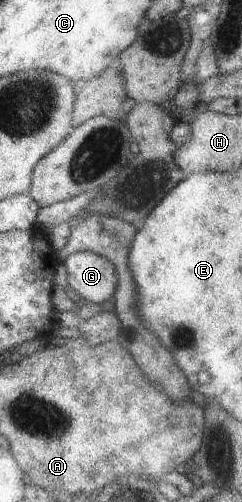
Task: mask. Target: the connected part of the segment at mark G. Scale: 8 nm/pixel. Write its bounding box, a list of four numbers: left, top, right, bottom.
[63,251,117,303]

